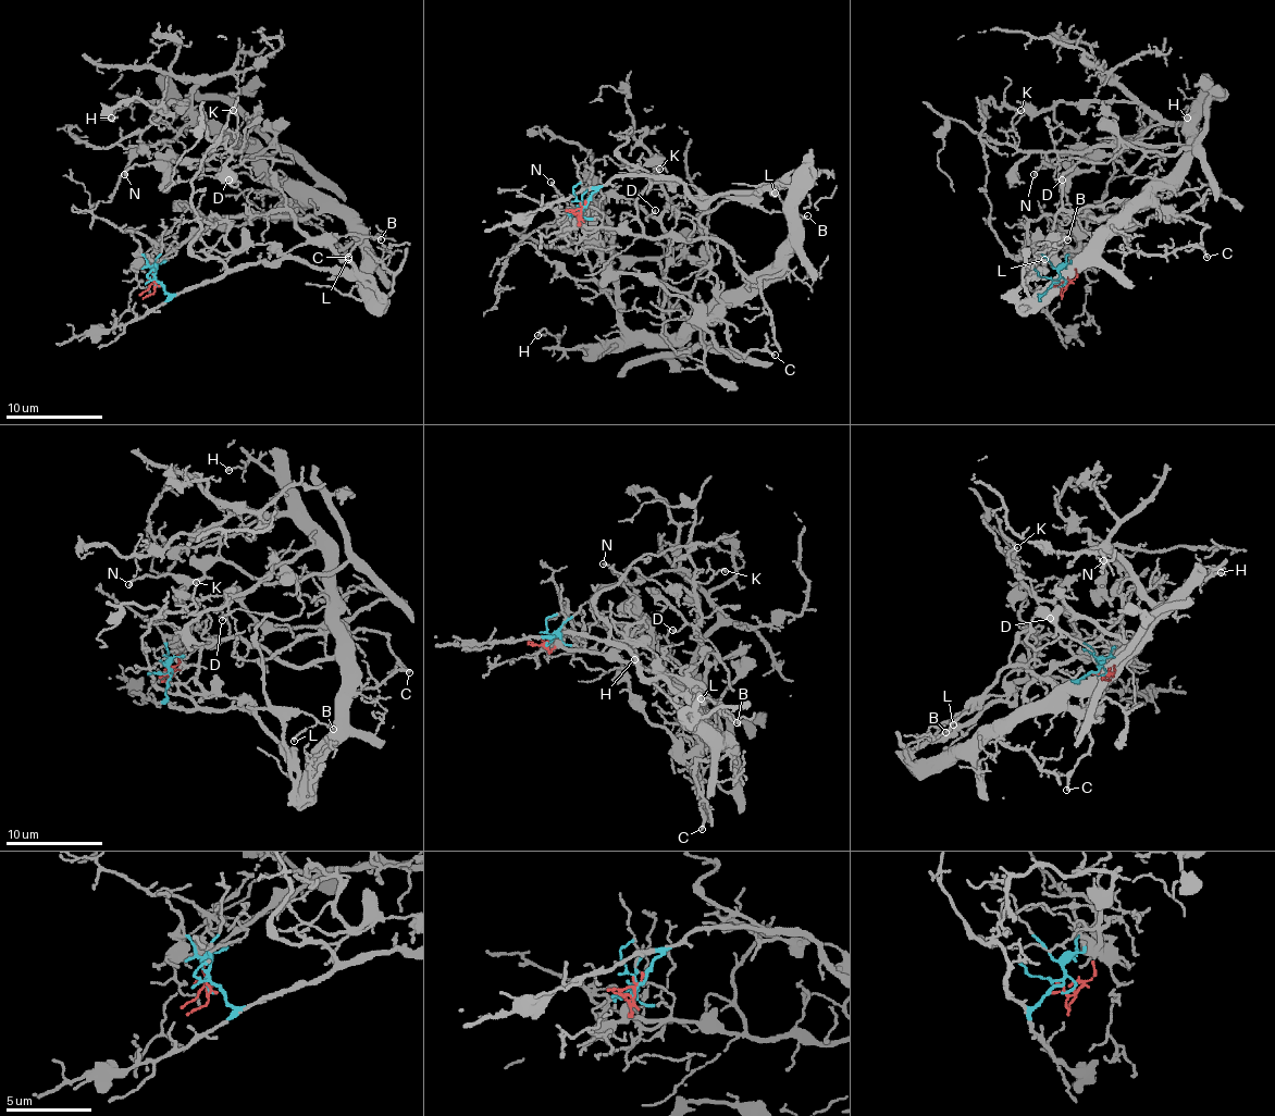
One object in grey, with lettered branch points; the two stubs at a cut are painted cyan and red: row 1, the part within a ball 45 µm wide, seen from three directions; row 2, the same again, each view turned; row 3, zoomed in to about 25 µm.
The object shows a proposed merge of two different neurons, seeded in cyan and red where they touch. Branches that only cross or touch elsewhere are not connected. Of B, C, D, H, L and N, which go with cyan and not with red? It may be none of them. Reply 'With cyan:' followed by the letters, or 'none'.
With cyan: B, C, L

